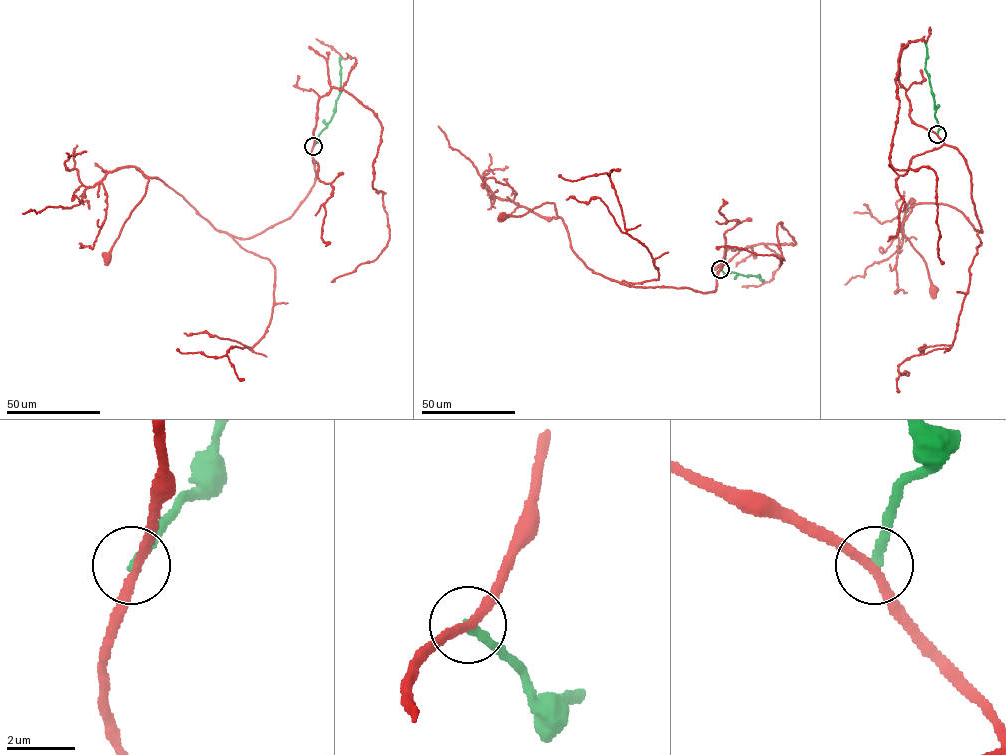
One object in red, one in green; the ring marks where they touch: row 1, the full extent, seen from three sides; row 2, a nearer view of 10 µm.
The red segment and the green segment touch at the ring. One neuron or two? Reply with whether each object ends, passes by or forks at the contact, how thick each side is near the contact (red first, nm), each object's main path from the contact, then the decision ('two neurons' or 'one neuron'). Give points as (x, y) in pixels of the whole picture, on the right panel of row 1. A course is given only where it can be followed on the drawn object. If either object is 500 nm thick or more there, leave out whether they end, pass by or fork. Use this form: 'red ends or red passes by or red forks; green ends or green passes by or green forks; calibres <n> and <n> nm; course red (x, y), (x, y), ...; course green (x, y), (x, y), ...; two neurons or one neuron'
red passes by; green ends; calibres 260 and 260 nm; course red (937, 134), (962, 156), (982, 232), (947, 205), (912, 206), (902, 223), (903, 234), (925, 261), (932, 290); course green (937, 134), (939, 127), (925, 69), (925, 40); two neurons

